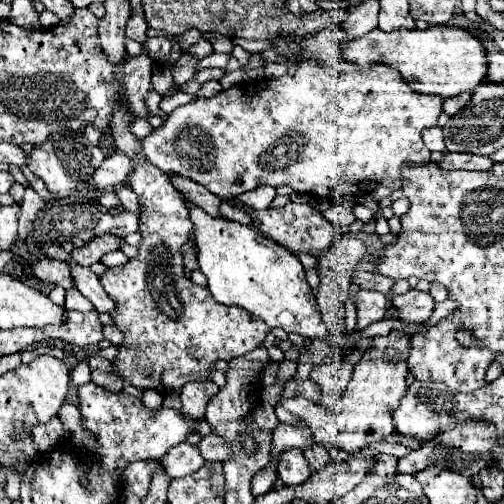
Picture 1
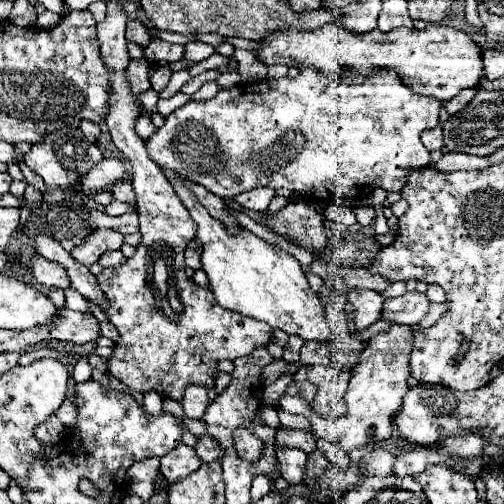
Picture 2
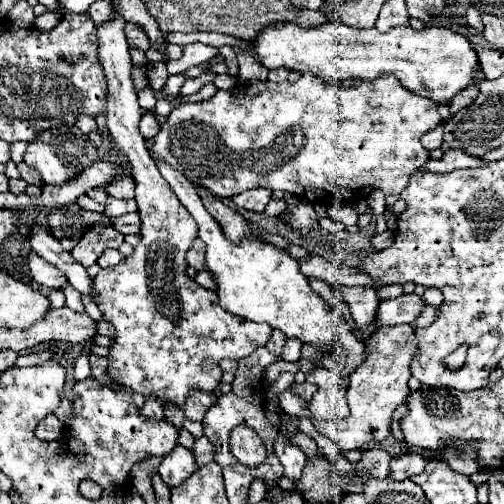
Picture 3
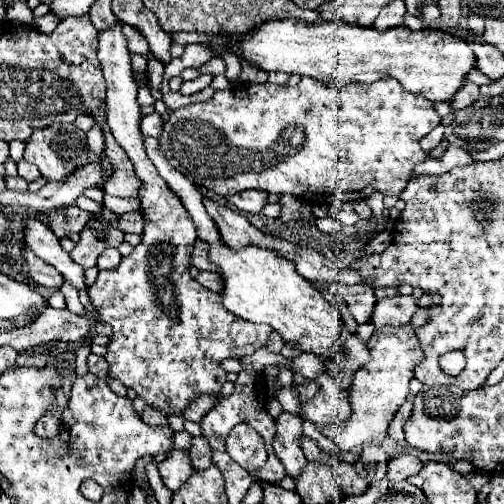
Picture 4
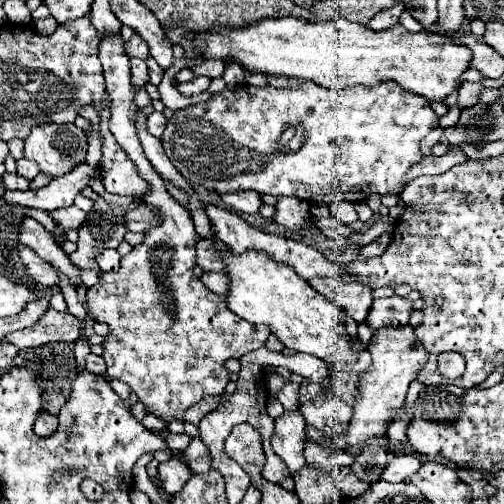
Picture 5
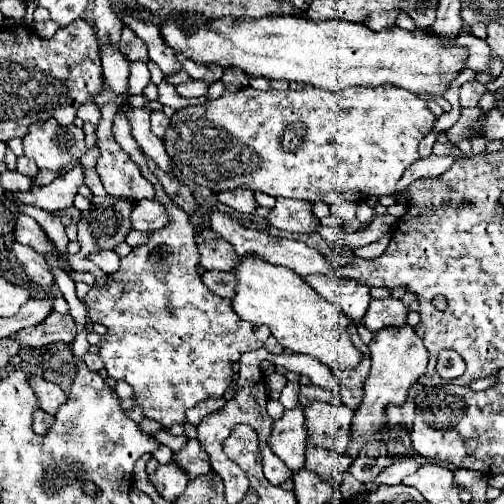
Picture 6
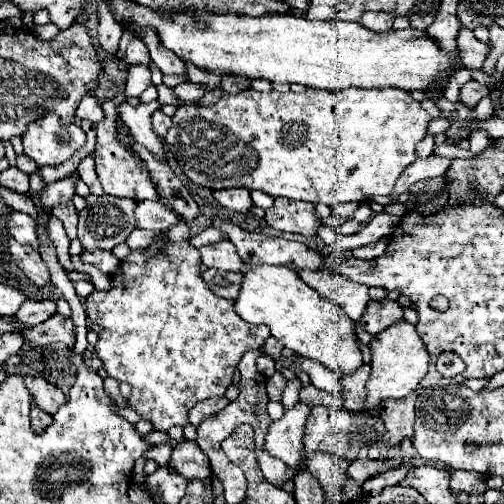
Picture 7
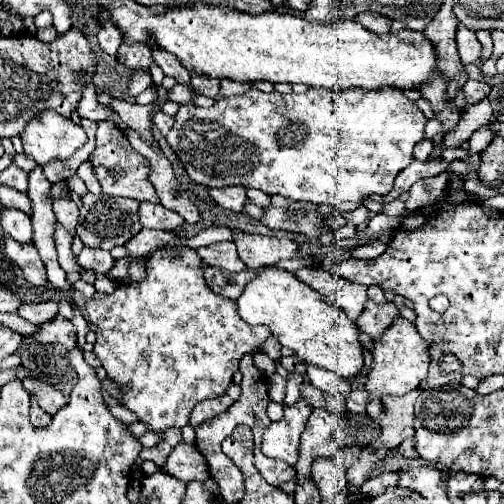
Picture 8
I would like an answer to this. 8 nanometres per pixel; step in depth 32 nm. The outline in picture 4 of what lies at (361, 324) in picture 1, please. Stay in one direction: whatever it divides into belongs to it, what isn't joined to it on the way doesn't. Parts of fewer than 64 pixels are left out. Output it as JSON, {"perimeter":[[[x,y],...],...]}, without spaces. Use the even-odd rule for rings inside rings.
{"perimeter":[[[324,282],[324,286],[330,290],[336,302],[346,302],[350,314],[358,324],[368,324],[376,306],[376,296],[374,288],[366,284],[356,284],[356,286],[344,286],[336,282]]]}

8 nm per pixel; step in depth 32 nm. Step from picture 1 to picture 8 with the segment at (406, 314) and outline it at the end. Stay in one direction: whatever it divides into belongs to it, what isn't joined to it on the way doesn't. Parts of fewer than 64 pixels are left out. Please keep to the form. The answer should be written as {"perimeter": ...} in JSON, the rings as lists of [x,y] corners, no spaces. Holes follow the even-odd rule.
{"perimeter":[[[368,300],[364,312],[356,320],[356,326],[362,332],[366,332],[372,340],[376,340],[376,336],[380,336],[380,332],[384,332],[396,318],[400,318],[400,310],[396,308],[394,302],[376,304],[376,302]]]}

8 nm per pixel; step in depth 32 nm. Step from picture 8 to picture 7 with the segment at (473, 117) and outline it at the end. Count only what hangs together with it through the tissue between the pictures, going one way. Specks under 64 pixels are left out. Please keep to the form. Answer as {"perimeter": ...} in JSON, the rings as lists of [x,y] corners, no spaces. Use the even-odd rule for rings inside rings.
{"perimeter":[[[484,96],[478,104],[476,104],[476,120],[486,120],[492,112],[494,112],[494,106],[492,106],[492,100],[490,96]]]}

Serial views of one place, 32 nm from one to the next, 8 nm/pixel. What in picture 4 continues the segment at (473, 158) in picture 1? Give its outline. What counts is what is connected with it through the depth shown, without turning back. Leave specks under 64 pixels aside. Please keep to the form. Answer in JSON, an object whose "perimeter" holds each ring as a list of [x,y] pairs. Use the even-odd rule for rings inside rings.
{"perimeter":[[[448,146],[448,150],[444,152],[442,158],[424,160],[424,164],[420,164],[420,168],[416,168],[414,174],[444,174],[456,166],[472,166],[472,164],[476,164],[476,160],[472,160],[472,156],[466,150]]]}

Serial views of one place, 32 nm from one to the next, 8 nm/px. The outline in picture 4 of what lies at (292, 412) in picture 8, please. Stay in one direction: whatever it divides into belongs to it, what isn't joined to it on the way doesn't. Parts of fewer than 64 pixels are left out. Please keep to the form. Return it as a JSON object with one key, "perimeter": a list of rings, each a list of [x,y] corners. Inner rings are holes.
{"perimeter":[[[282,412],[276,420],[274,452],[282,460],[282,464],[286,466],[286,474],[294,480],[300,476],[300,472],[306,464],[306,456],[296,444],[296,440],[302,436],[300,426],[302,426],[302,418],[288,414],[288,412]]]}

